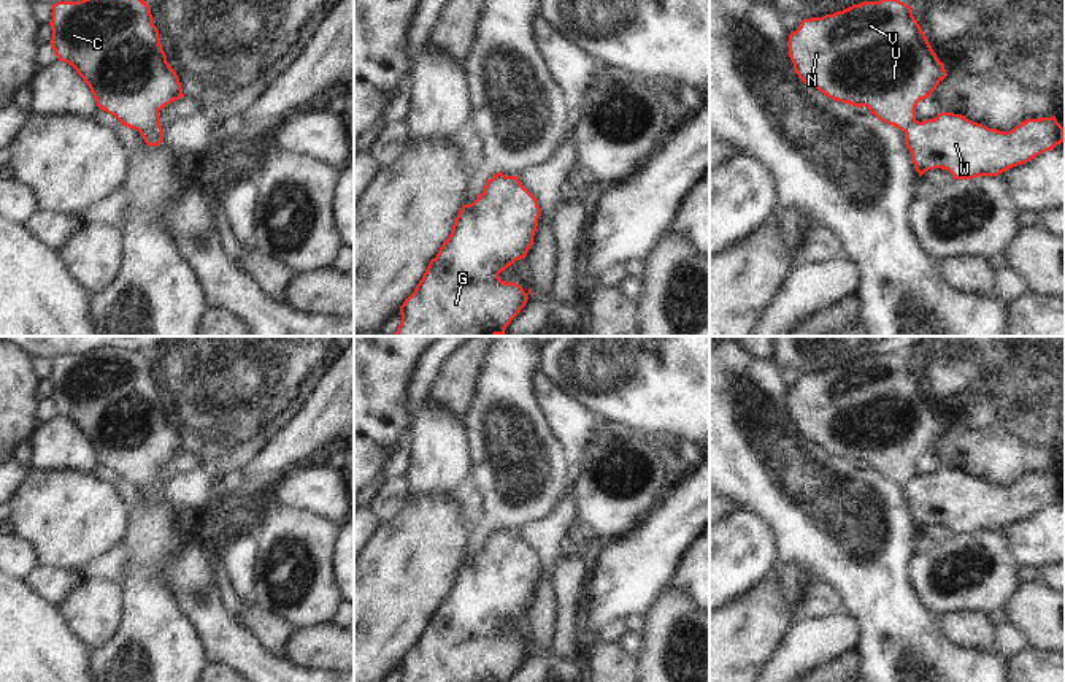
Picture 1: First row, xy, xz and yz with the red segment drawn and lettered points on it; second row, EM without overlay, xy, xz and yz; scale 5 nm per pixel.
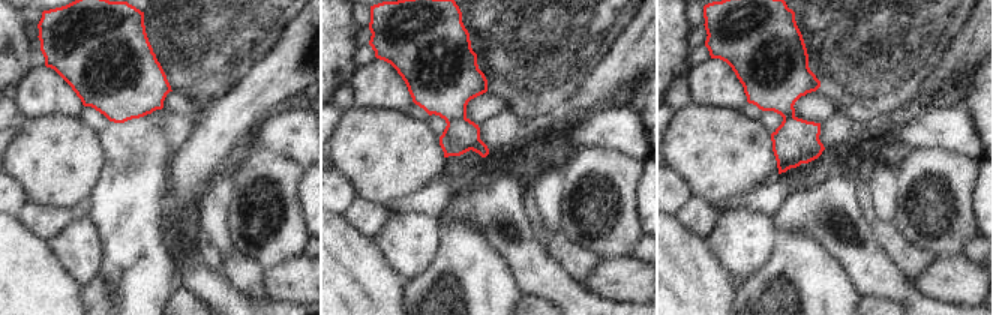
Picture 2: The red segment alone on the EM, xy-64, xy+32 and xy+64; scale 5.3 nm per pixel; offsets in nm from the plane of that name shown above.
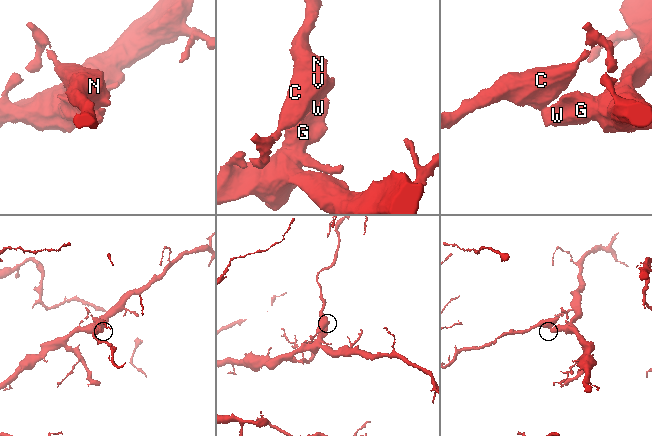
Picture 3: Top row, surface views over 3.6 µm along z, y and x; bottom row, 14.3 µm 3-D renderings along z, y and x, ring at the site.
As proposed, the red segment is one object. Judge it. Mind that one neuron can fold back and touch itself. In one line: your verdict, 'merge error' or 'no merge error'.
merge error

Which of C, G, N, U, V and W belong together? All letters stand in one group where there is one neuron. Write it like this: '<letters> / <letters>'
C N U V / G W

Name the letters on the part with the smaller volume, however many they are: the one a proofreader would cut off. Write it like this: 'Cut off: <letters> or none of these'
Cut off: C, N, U, V

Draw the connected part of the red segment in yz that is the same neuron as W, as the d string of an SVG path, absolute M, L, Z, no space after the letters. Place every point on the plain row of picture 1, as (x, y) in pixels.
M940 468L905 485L916 527L948 525L954 534L998 531L1063 498L1055 471L1027 474L1009 487L989 484L962 469Z

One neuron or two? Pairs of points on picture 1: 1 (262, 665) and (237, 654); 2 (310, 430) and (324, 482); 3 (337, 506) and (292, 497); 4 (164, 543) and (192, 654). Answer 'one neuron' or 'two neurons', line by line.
1: one neuron
2: two neurons
3: one neuron
4: one neuron

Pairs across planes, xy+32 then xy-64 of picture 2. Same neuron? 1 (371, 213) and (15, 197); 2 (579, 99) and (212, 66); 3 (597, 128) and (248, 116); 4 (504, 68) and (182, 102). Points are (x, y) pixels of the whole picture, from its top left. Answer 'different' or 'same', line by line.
1: different
2: different
3: different
4: different

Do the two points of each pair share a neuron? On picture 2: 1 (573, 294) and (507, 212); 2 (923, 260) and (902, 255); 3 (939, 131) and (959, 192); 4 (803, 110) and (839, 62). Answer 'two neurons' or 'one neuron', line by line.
1: one neuron
2: one neuron
3: two neurons
4: two neurons

